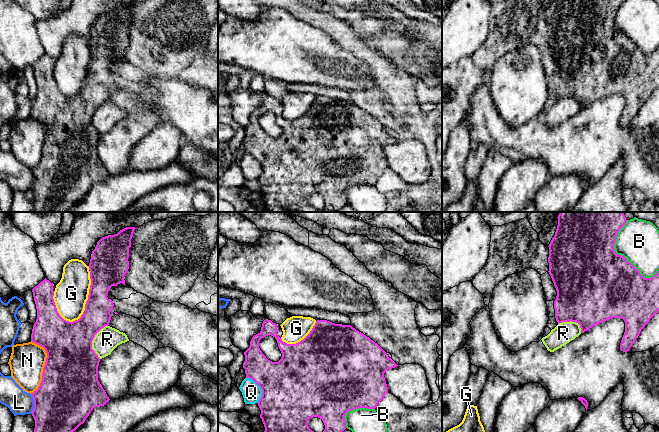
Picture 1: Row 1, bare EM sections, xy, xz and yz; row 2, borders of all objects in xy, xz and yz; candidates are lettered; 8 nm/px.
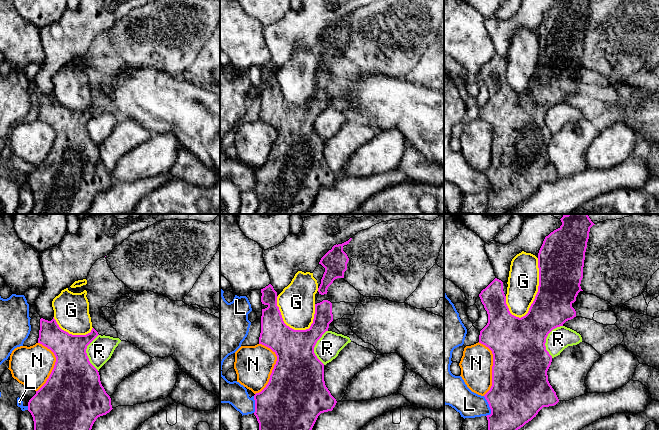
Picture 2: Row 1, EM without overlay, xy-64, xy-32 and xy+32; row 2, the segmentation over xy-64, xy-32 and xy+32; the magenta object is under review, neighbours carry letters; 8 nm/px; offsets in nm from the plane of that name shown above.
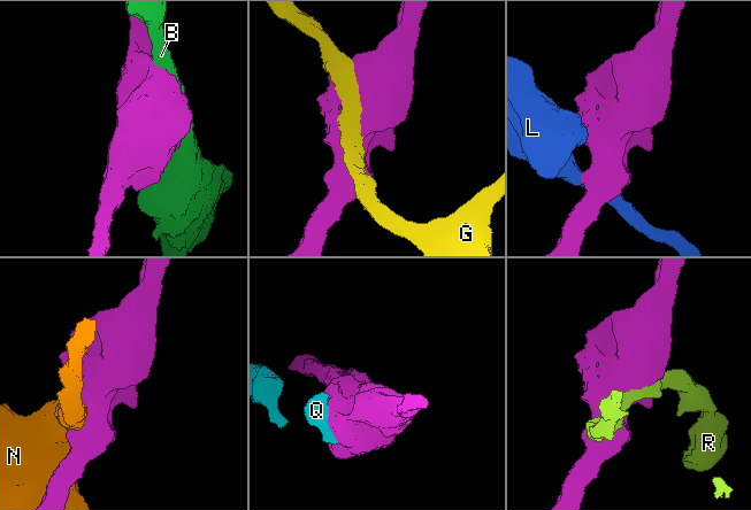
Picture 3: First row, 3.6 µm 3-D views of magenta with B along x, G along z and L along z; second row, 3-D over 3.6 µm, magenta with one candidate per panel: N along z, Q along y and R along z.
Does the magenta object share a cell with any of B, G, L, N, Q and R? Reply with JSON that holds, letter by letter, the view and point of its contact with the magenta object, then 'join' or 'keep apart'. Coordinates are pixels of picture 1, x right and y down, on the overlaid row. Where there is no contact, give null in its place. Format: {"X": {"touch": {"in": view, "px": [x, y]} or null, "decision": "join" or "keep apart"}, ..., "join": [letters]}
{"B": {"touch": {"in": "yz", "px": [616, 254]}, "decision": "keep apart"}, "G": {"touch": {"in": "xy", "px": [86, 302]}, "decision": "keep apart"}, "L": {"touch": {"in": "xy", "px": [34, 404]}, "decision": "keep apart"}, "N": {"touch": {"in": "xy", "px": [44, 366]}, "decision": "keep apart"}, "Q": {"touch": {"in": "xz", "px": [260, 387]}, "decision": "keep apart"}, "R": {"touch": {"in": "xy", "px": [92, 340]}, "decision": "keep apart"}, "join": []}

